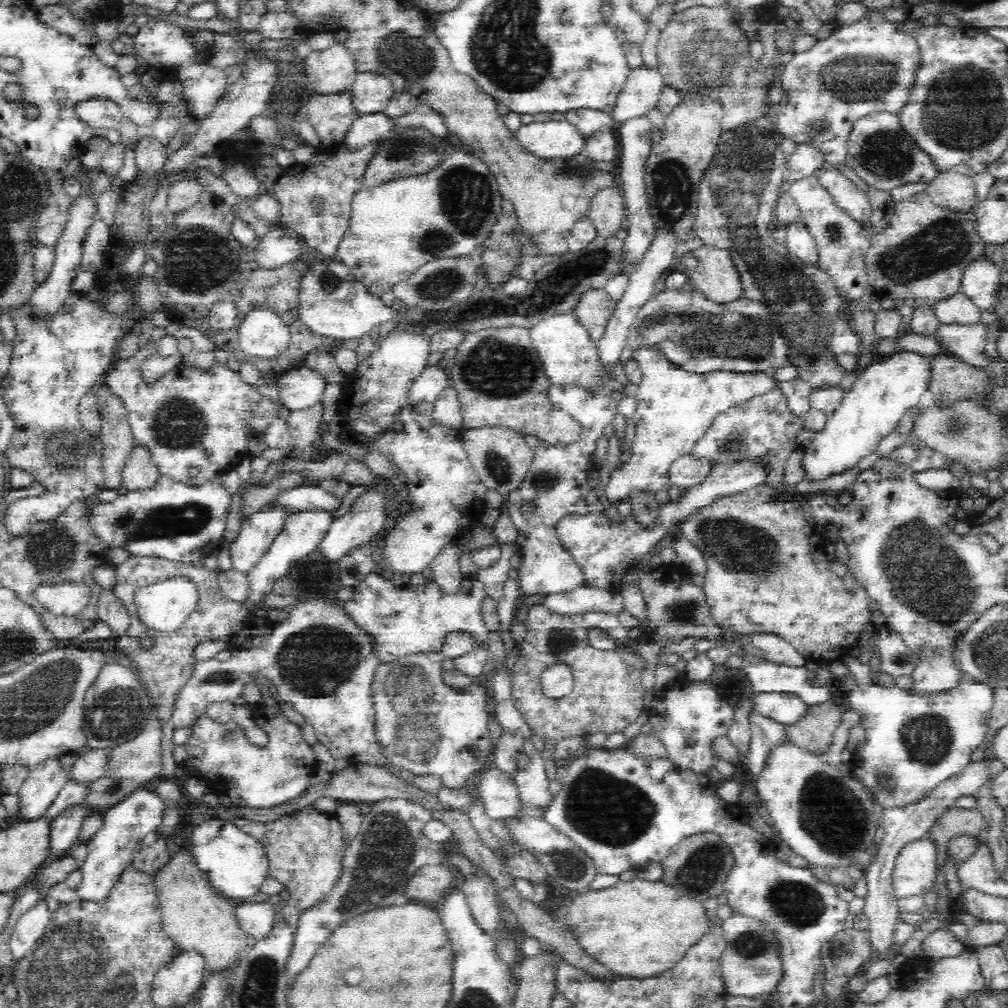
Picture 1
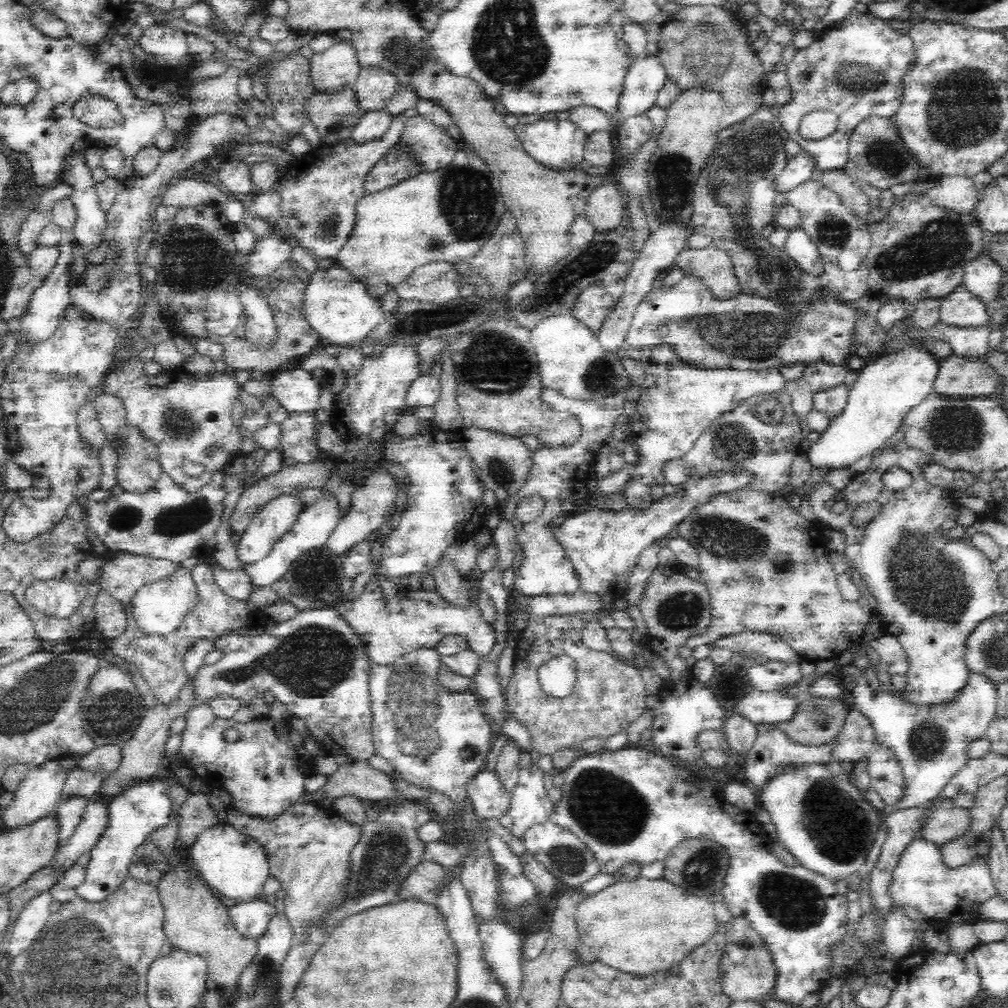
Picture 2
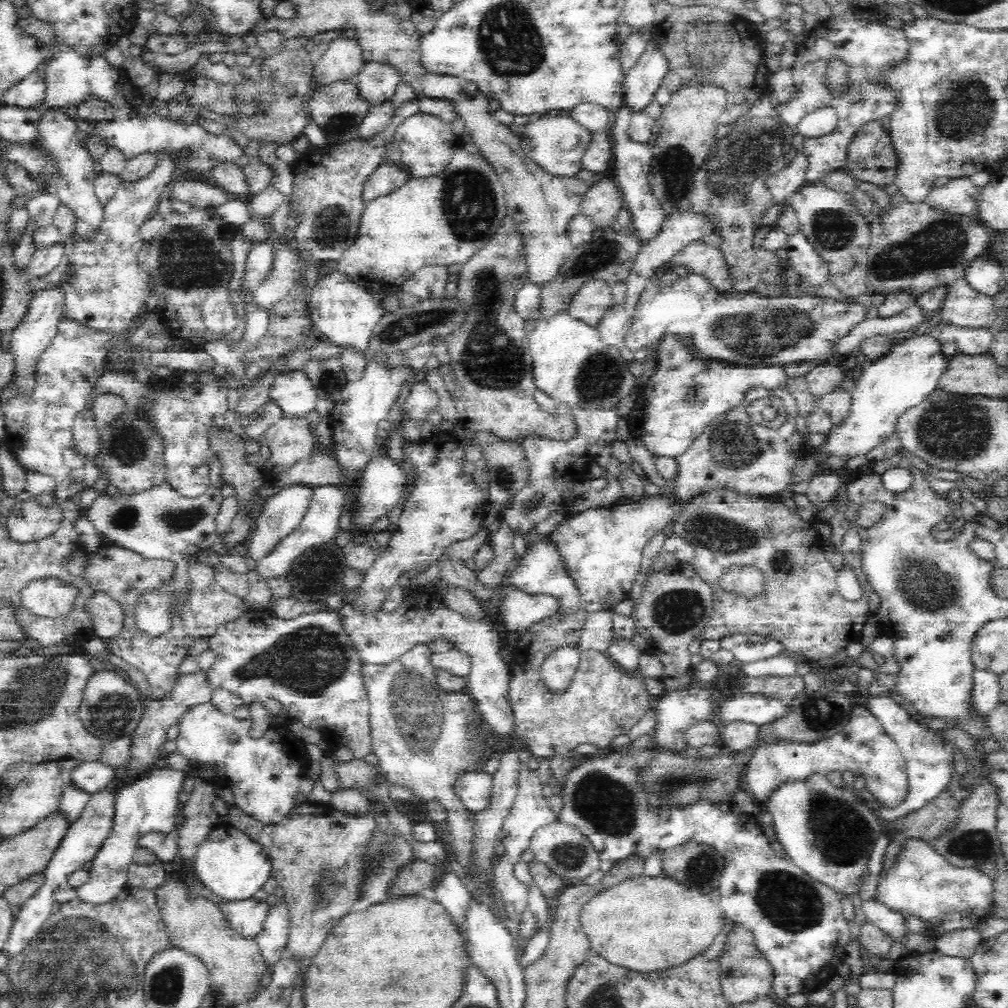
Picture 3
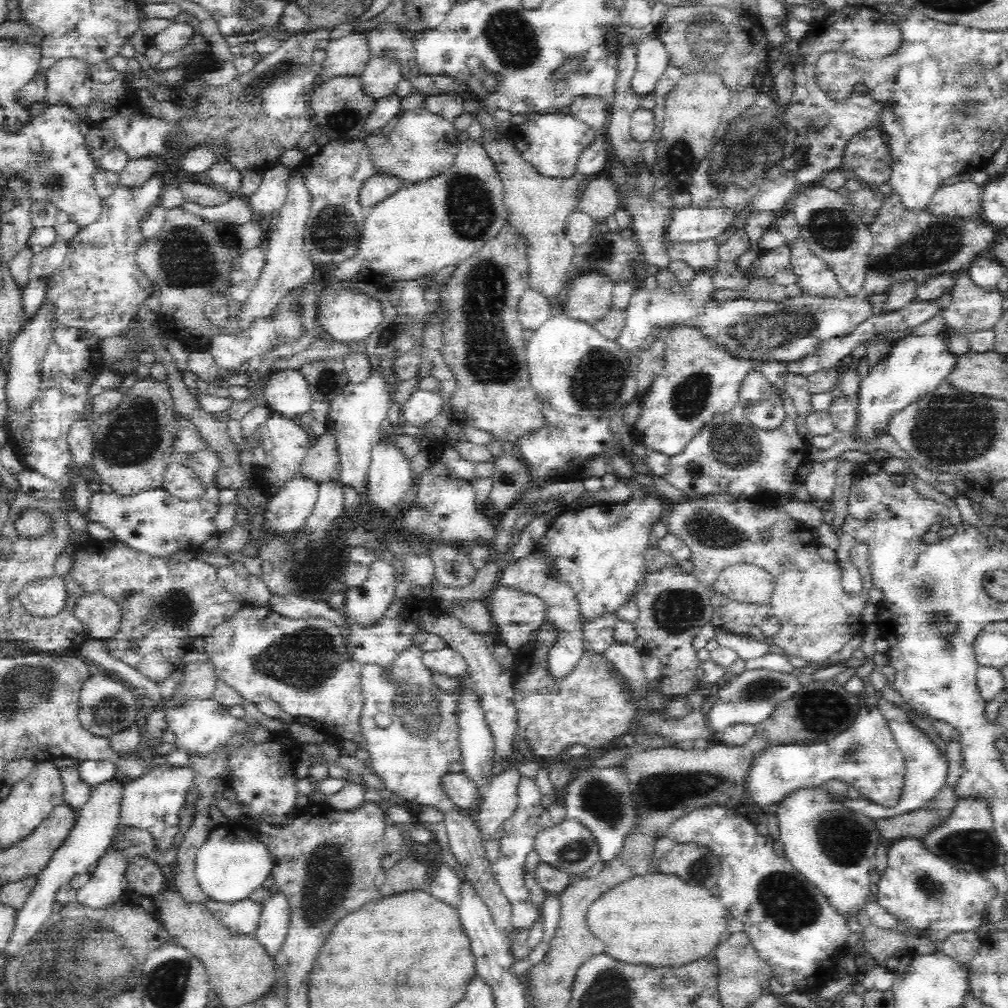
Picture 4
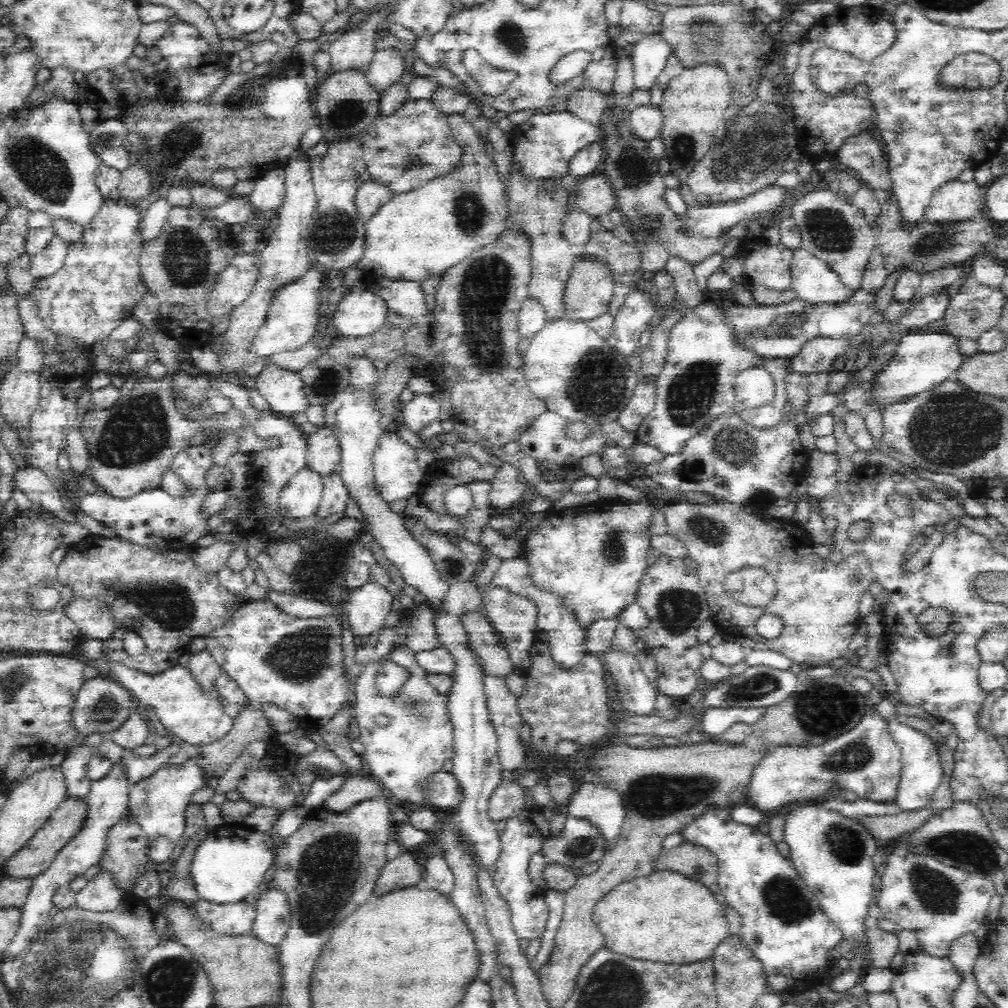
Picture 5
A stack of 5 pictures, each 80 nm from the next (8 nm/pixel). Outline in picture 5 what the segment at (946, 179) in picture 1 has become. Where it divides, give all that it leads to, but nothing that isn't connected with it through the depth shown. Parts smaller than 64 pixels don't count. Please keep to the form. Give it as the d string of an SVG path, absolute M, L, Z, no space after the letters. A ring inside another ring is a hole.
M958 178L946 182L934 191L924 218L930 222L965 221L983 208L981 186L975 180L964 182Z

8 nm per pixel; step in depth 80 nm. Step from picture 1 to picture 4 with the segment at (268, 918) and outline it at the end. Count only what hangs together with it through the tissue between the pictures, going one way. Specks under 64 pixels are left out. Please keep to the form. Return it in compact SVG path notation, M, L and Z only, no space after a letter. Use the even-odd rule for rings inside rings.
M210 899L204 903L214 911L222 925L228 927L232 933L241 935L253 935L256 932L258 920L264 910L262 903L258 904L250 899L233 903L216 902Z

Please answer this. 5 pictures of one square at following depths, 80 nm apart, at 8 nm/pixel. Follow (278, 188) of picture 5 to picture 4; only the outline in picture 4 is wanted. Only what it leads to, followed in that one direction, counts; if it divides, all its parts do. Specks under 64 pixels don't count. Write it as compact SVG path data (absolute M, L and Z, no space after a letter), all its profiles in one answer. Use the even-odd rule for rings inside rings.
M274 164L264 171L262 184L247 200L254 214L272 214L284 206L288 190L286 180L290 170L283 164Z

